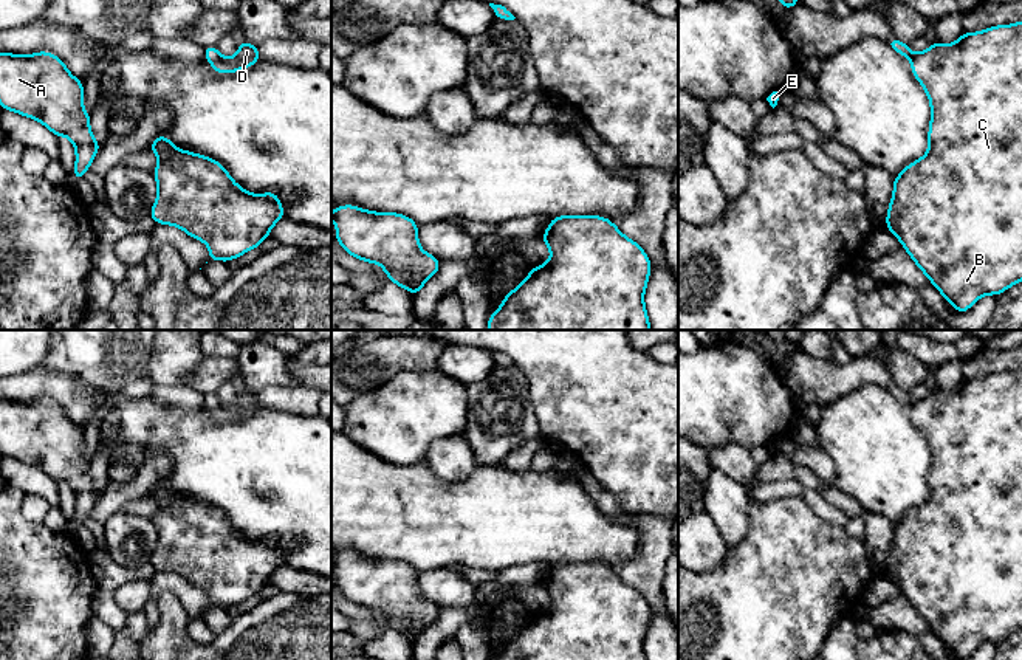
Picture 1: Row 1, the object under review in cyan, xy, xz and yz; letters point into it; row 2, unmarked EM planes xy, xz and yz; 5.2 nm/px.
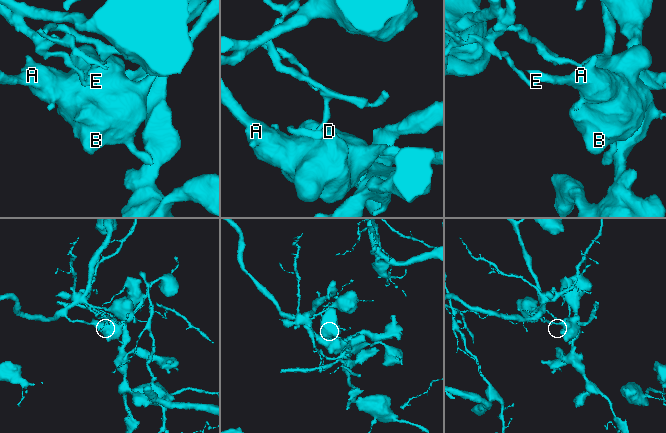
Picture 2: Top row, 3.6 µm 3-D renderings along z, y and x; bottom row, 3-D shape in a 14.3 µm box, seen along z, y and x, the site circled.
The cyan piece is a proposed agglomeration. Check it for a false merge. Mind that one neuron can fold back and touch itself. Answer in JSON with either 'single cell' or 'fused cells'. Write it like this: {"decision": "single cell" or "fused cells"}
{"decision": "fused cells"}

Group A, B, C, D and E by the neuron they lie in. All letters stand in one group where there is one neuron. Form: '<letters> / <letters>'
A B C D / E

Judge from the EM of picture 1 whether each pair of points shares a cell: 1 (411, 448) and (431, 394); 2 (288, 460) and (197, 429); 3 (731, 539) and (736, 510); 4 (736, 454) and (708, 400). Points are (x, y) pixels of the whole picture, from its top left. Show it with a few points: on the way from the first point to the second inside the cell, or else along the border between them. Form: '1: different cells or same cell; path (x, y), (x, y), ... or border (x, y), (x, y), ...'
1: same cell; path (412, 434), (414, 414), (420, 408)
2: same cell; path (265, 460), (228, 460), (220, 453)
3: same cell; path (731, 532), (731, 518)
4: different cells; border (748, 448), (739, 443), (722, 443), (706, 450)

